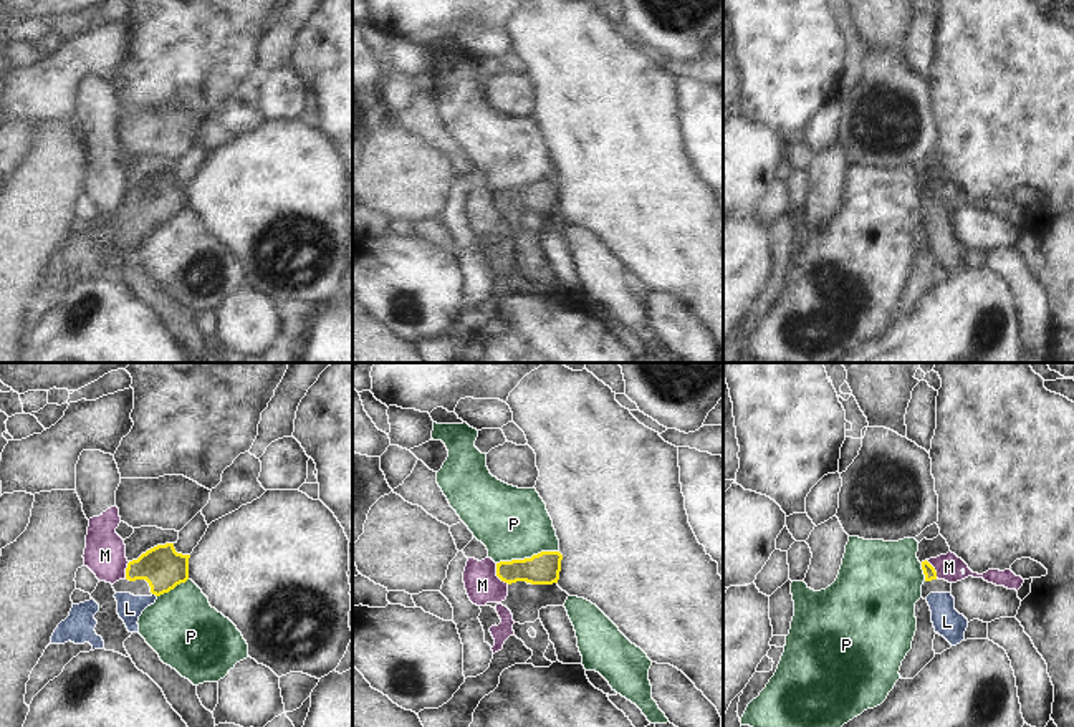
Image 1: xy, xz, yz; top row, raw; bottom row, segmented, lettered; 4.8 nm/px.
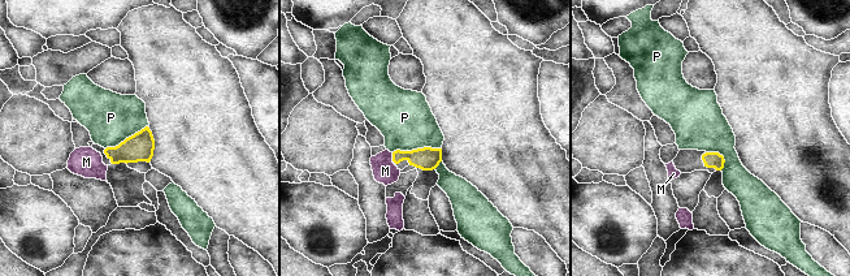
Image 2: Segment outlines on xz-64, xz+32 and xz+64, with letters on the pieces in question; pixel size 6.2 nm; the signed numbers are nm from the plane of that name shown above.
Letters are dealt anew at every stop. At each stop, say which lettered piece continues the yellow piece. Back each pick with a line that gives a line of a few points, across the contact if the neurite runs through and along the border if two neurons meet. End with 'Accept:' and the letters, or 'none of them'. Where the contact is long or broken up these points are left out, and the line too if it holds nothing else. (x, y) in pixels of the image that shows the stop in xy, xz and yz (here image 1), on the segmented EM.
L: Line: xy (164, 568), (154, 593), (149, 600), (129, 608)
Accept: L.

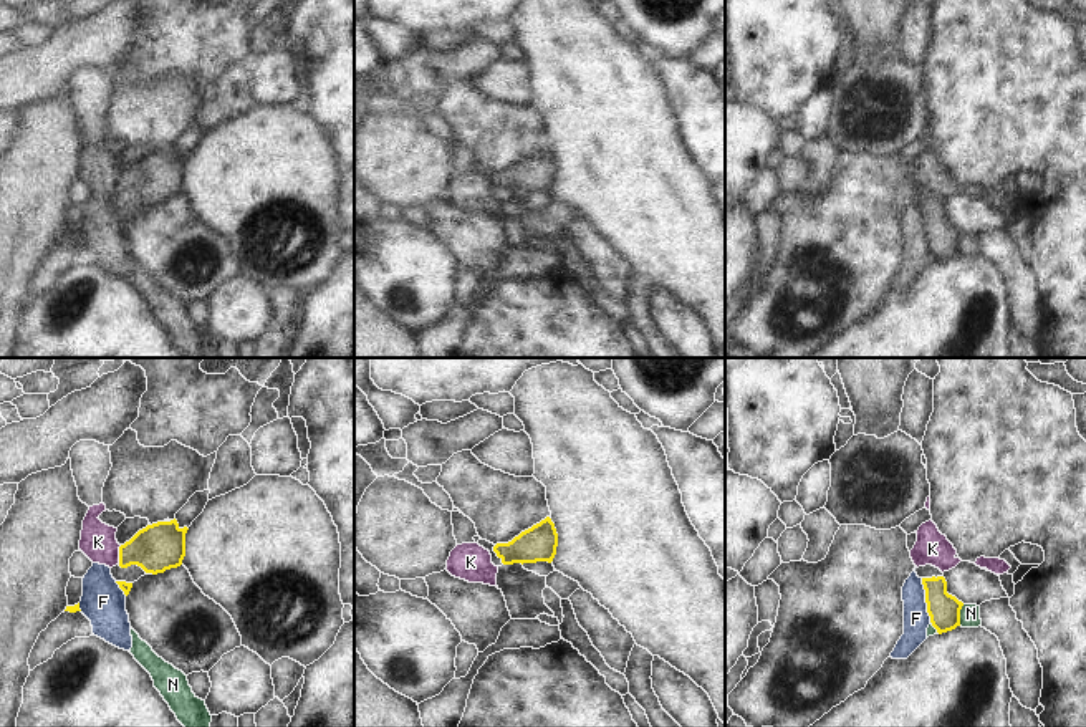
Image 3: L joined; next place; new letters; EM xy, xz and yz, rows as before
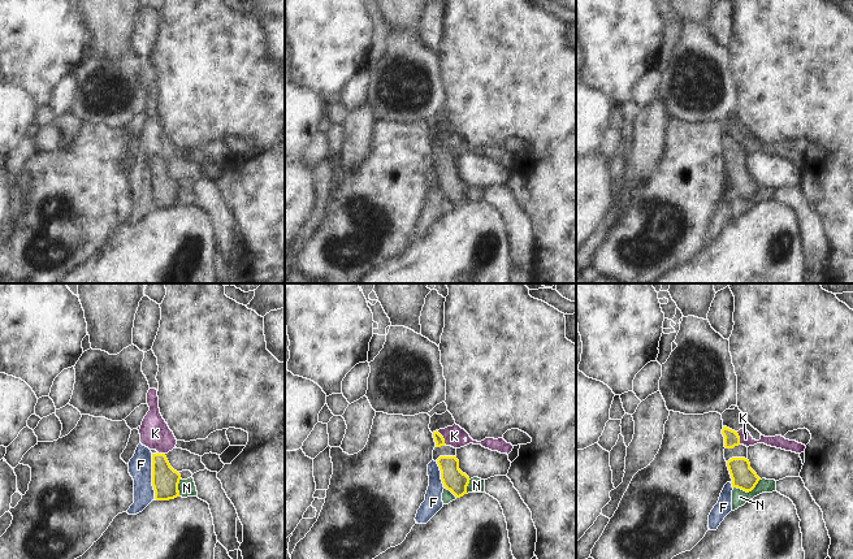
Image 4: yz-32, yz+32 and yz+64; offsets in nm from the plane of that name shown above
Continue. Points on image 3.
Accept: none of them.

